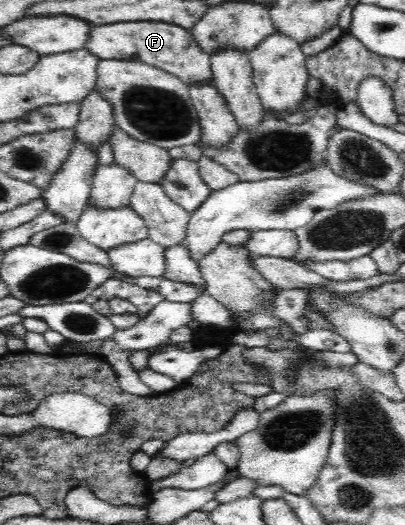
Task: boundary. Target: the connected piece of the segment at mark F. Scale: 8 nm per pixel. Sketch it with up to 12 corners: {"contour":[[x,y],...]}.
{"contour":[[162,21],[92,28],[86,50],[186,85],[213,82],[210,54]]}

